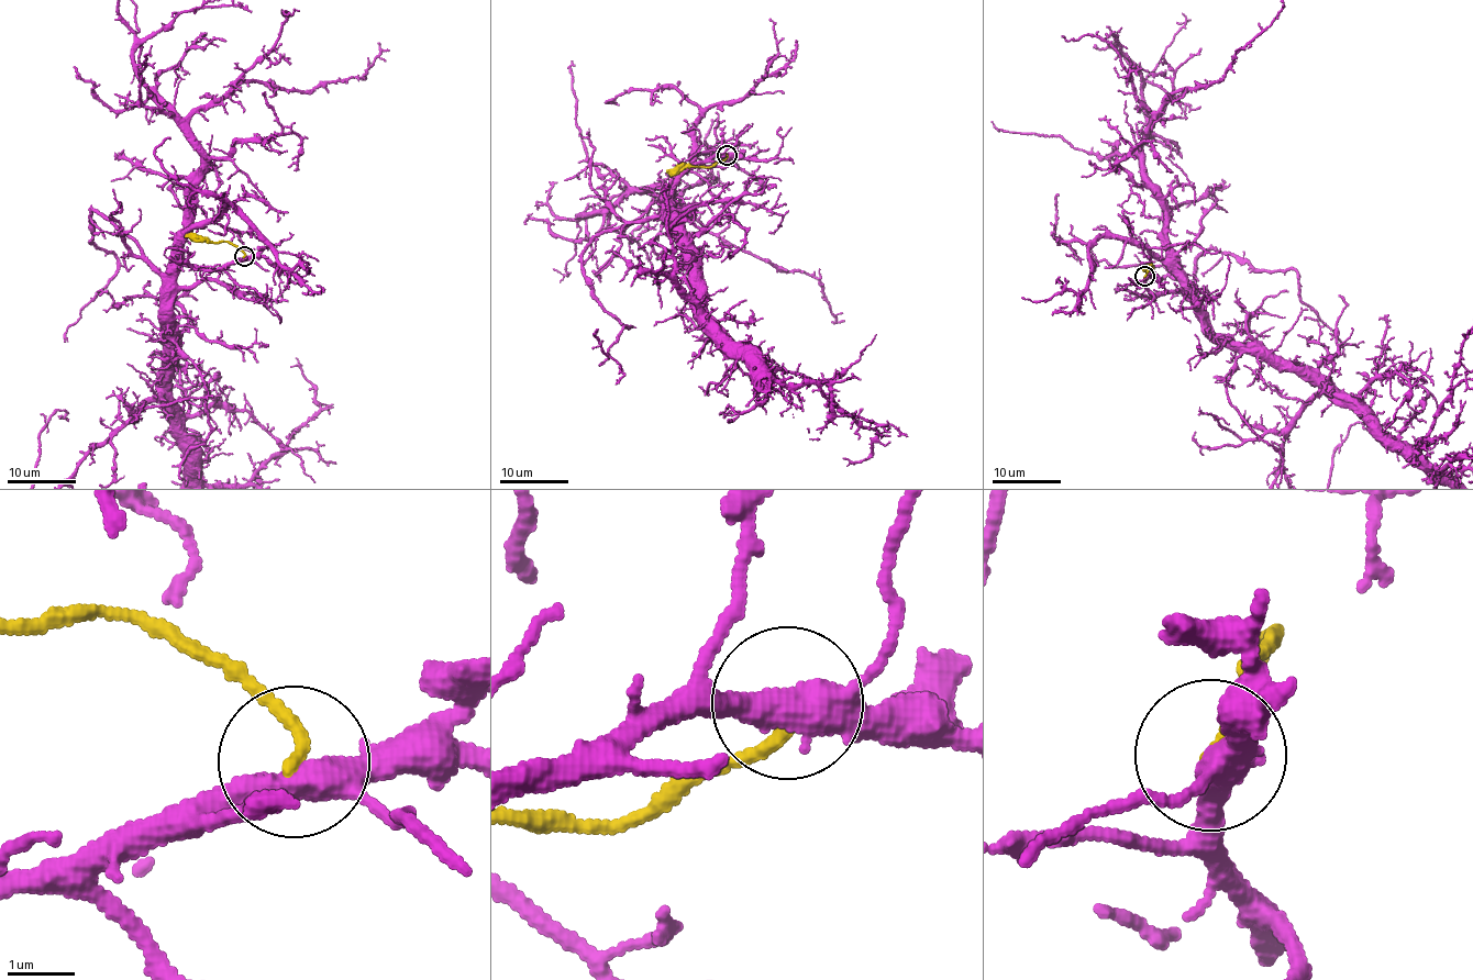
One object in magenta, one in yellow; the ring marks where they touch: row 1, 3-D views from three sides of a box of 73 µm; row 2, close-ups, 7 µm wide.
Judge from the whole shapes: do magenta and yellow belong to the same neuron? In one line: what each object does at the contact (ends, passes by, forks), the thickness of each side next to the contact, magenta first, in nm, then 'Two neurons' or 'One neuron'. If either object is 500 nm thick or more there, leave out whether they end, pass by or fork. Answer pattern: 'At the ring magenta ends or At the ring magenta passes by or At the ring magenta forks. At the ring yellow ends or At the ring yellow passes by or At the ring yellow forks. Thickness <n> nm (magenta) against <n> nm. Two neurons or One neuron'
At the ring magenta forks. At the ring yellow ends. Thickness 380 nm (magenta) against 200 nm. Two neurons

